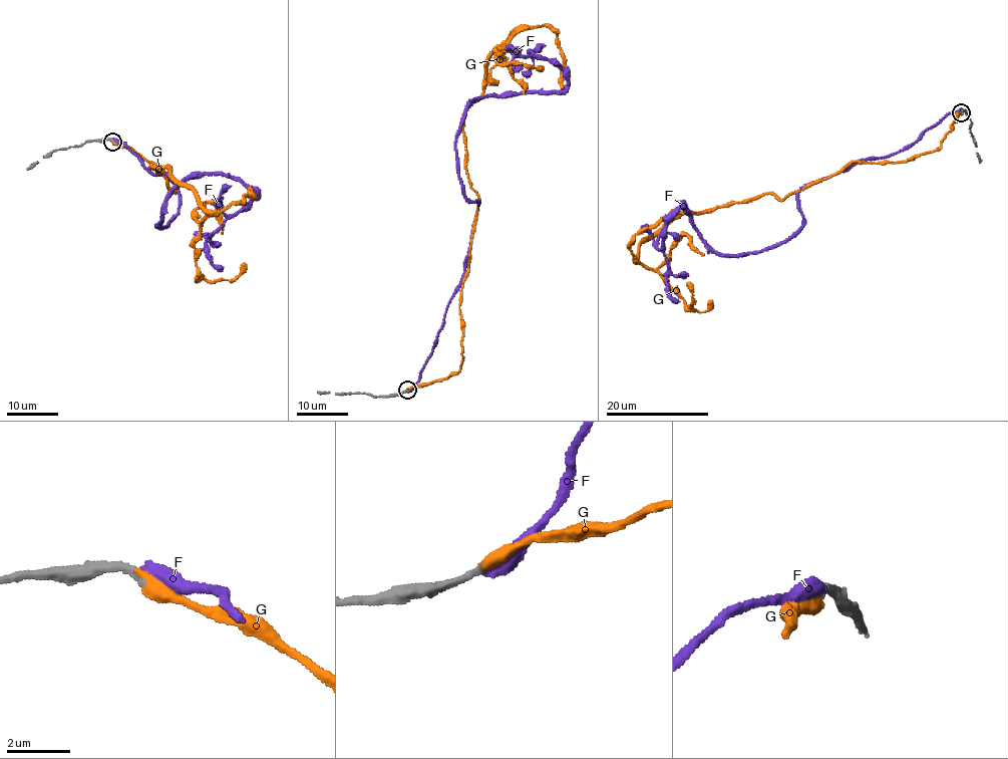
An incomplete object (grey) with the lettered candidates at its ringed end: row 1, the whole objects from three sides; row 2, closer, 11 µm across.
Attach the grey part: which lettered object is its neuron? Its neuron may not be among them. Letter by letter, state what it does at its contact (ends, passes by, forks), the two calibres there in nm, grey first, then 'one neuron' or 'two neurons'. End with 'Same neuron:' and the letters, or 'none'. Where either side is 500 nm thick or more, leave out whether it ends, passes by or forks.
F: 280 nm thick on the grey side, 500 nm on the other; two neurons
G: it ends there; 280 nm thick on the grey side, 440 nm on the other; one neuron
Same neuron: G

